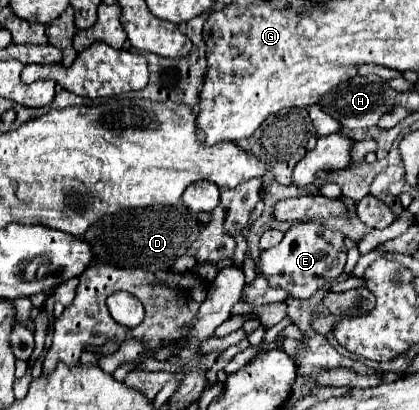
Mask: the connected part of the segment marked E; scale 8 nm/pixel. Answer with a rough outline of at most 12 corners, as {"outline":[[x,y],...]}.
{"outline":[[292,224],[260,256],[270,286],[294,298],[328,288],[346,264],[344,234]]}

